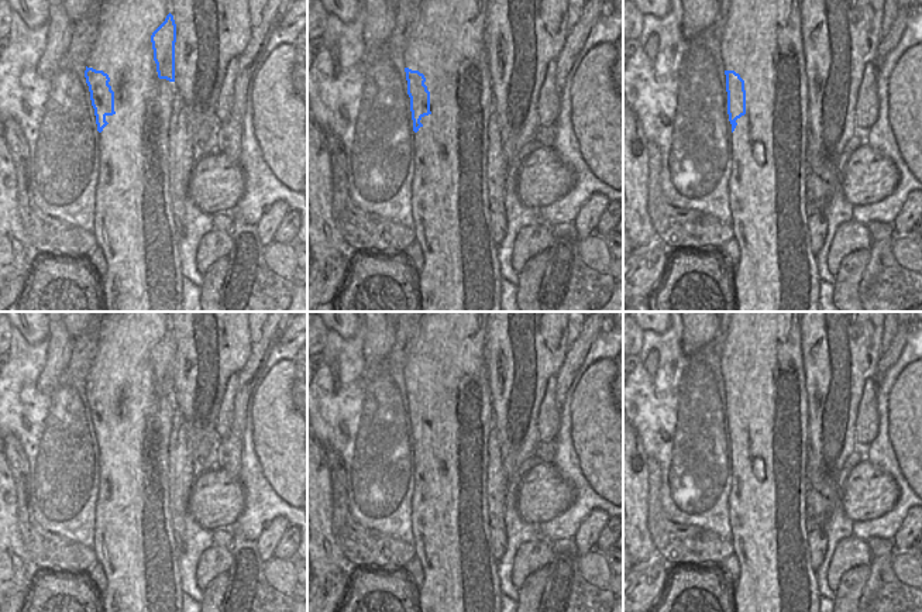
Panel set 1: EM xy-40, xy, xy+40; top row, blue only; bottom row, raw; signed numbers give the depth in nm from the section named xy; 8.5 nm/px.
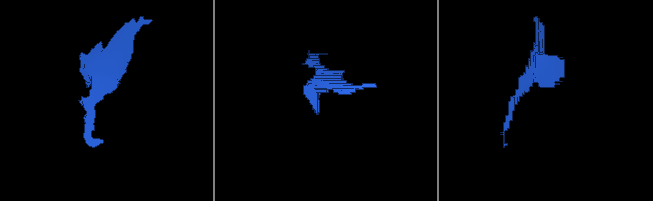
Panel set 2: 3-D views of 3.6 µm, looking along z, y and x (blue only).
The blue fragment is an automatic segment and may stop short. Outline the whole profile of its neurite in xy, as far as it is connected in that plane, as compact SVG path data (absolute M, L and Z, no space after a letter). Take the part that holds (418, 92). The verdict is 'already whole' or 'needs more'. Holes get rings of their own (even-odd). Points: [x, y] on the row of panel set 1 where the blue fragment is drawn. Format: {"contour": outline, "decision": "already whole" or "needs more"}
{"contour": "M405 68L407 80L407 94L410 97L410 111L413 120L413 131L417 133L423 124L420 120L424 116L431 114L430 111L430 92L424 85L426 78L419 71Z", "decision": "already whole"}

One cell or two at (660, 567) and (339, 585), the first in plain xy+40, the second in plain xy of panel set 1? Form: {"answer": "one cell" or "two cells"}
{"answer": "one cell"}

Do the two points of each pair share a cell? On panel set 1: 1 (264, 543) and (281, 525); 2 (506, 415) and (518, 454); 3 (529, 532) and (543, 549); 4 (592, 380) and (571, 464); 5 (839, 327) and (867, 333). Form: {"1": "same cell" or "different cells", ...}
{"1": "same cell", "2": "same cell", "3": "different cells", "4": "different cells", "5": "same cell"}

